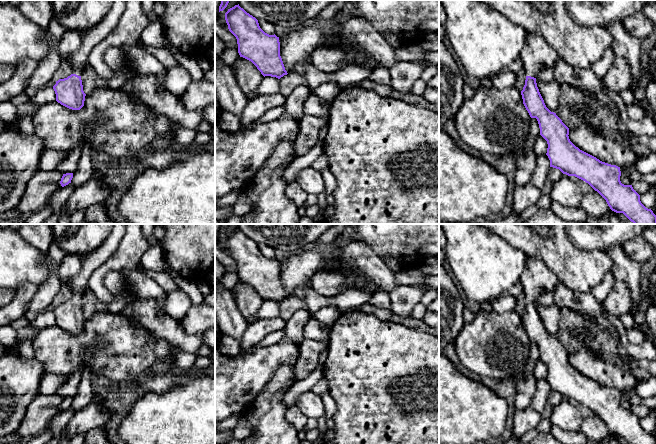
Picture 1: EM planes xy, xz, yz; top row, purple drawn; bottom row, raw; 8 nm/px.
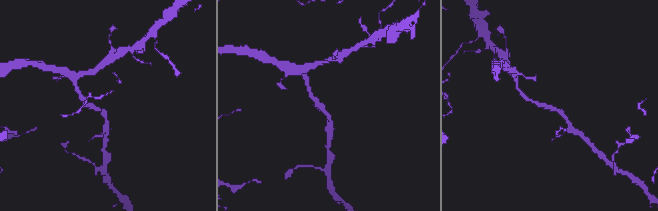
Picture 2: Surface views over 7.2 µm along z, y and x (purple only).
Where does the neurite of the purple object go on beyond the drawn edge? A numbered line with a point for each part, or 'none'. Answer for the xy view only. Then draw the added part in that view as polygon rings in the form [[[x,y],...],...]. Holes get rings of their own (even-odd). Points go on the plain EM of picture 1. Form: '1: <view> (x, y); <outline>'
1: xy (78, 285); [[[113,224],[113,228],[105,241],[82,261],[81,272],[65,285],[72,292],[72,298],[82,300],[88,289],[88,280],[92,273],[105,263],[117,250],[126,232],[126,224]]]

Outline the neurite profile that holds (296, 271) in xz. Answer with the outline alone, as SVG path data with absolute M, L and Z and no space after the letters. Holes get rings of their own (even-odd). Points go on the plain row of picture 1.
M316 249L279 261L280 280L287 297L299 295L302 288L311 284L312 276L326 271L328 264L326 255Z

